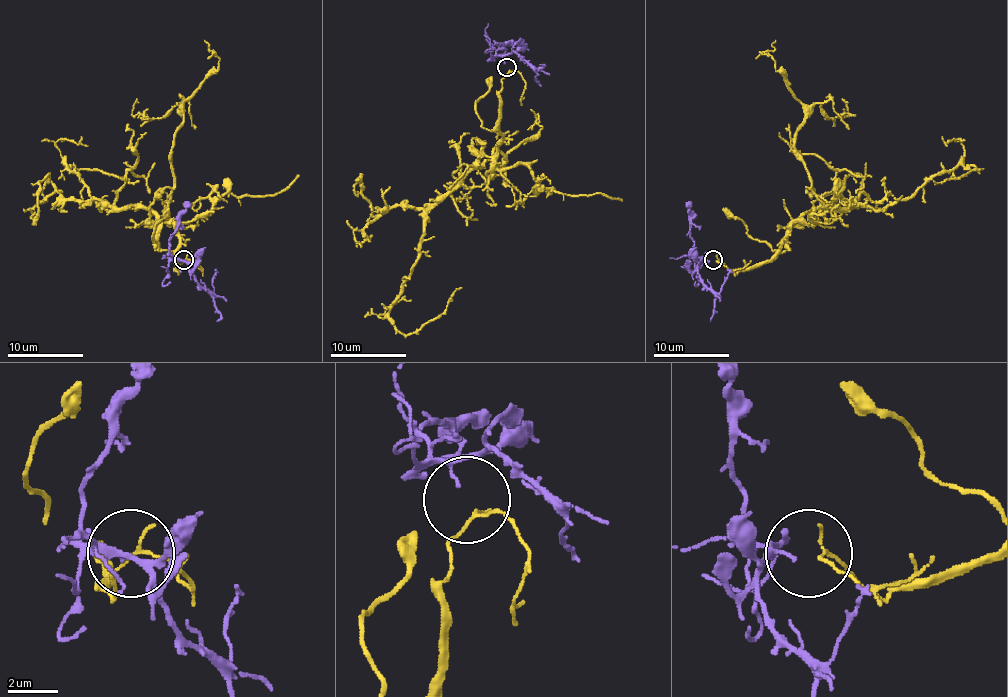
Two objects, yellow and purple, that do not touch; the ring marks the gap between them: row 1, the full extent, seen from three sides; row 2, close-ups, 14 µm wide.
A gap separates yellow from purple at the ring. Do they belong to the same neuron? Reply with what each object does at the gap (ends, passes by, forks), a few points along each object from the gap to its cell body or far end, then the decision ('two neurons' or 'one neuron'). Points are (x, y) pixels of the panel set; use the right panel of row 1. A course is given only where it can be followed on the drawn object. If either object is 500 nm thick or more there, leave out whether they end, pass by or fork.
yellow passes by; purple ends; course yellow (717, 259), (734, 272), (759, 267), (813, 208), (883, 210), (957, 165), (981, 169), (934, 180); course purple (710, 261), (702, 259), (698, 269), (700, 282), (715, 297), (710, 321); one neuron

